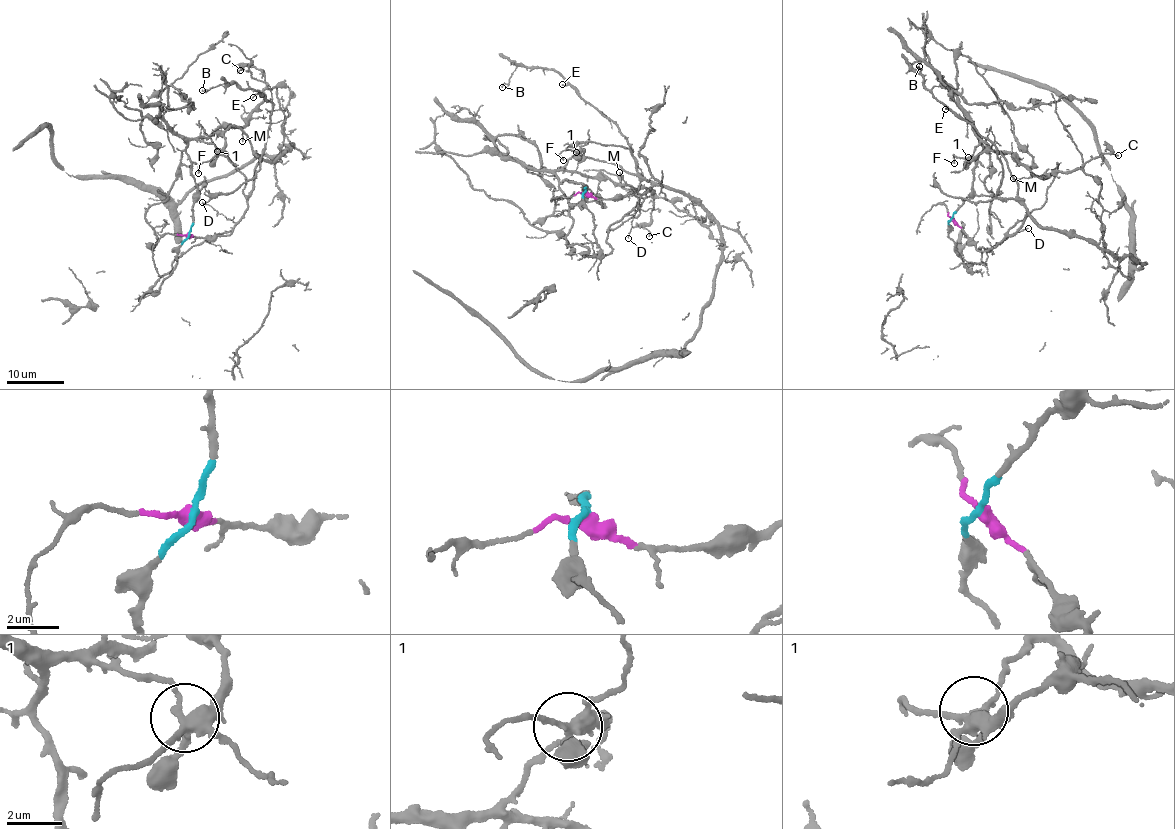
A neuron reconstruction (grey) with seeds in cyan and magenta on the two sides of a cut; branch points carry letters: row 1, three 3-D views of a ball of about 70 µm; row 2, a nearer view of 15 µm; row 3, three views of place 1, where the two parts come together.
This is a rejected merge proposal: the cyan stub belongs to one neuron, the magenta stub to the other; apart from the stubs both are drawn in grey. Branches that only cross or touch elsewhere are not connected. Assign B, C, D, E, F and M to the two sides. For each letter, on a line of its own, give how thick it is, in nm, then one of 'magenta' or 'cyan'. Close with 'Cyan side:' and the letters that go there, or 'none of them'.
B: 130 nm thick; magenta
C: 120 nm thick; cyan
D: 90 nm thick; magenta
E: 120 nm thick; magenta
F: 140 nm thick; magenta
M: 130 nm thick; cyan
Cyan side: C, M

